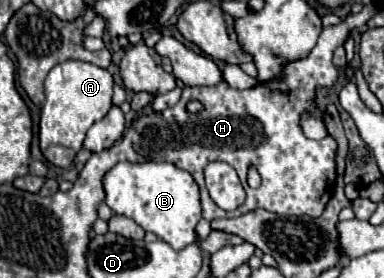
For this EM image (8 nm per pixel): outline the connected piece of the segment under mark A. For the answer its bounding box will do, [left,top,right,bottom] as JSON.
[40,61,112,167]

